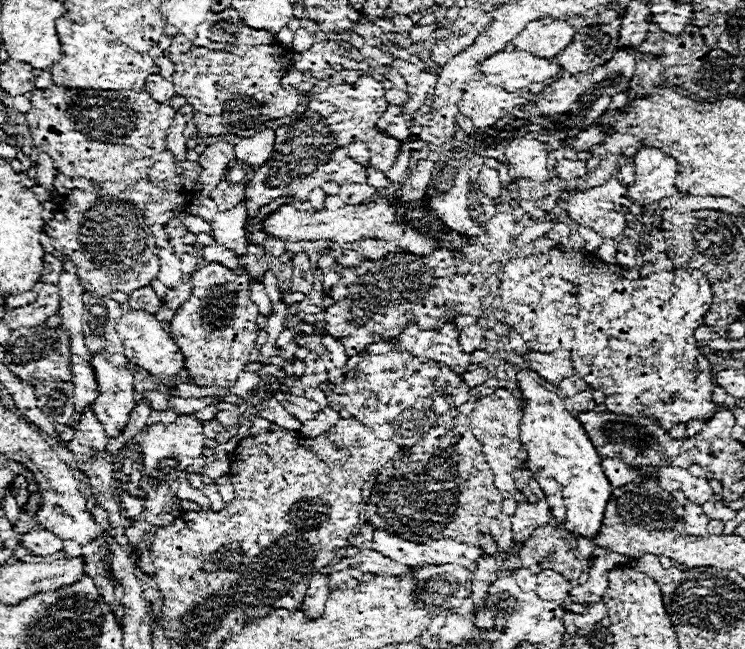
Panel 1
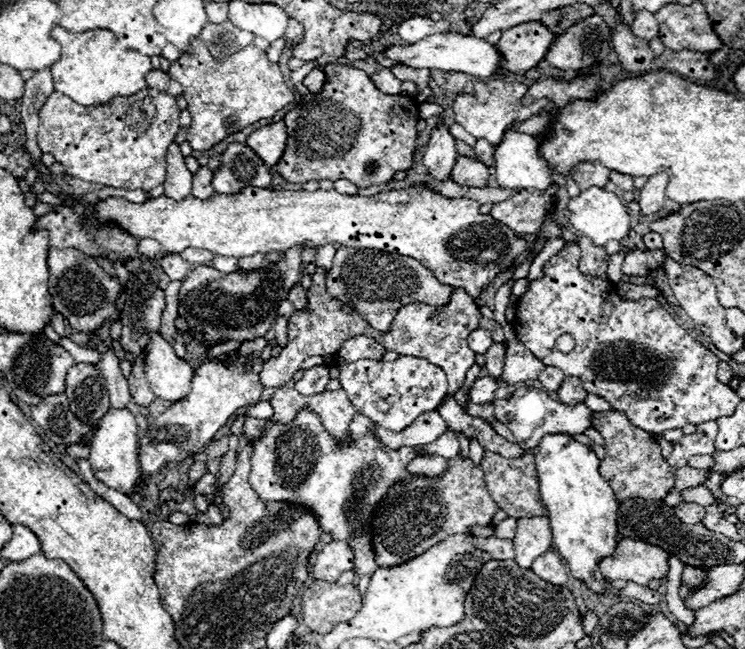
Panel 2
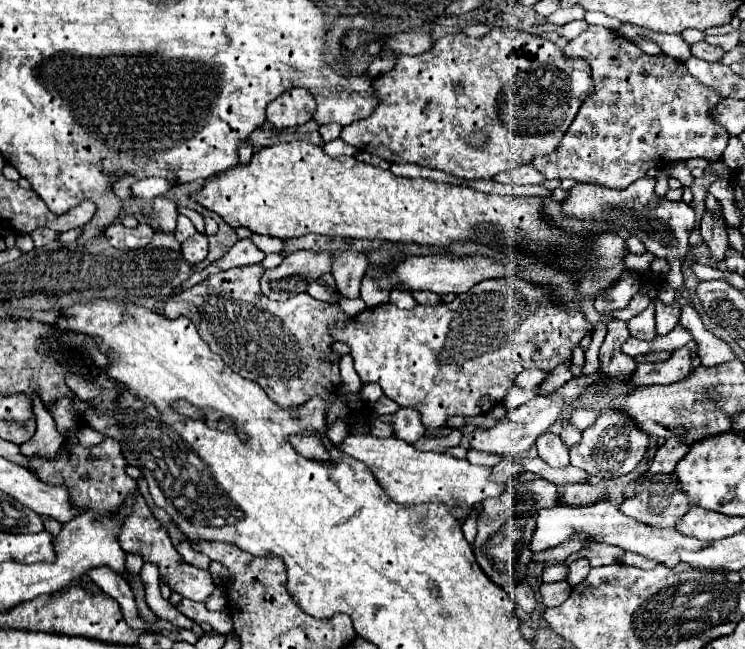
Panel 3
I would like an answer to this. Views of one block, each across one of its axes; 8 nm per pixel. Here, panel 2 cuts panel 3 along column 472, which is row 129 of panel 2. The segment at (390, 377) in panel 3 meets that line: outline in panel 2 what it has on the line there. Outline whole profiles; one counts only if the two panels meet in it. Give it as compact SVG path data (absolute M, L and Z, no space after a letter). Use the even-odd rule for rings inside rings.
M326 64L324 74L328 76L324 88L316 94L308 92L302 96L300 104L284 116L284 124L288 130L288 142L282 158L272 172L278 172L286 182L304 184L308 180L350 180L358 188L386 184L392 180L394 172L408 170L412 166L412 154L416 144L416 122L418 122L418 102L410 96L388 96L382 94L370 76L362 70L342 64ZM374 162L376 172L366 174L366 164Z

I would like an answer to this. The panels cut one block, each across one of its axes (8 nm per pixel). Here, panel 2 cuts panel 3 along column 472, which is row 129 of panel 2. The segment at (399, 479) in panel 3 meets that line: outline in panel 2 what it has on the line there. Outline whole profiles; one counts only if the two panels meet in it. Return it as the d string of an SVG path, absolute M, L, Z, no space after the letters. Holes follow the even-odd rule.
M486 80L474 82L474 94L458 94L454 100L454 118L456 124L464 126L468 134L474 138L486 138L490 144L498 144L502 134L516 122L524 122L546 107L550 101L547 98L536 100L529 106L522 106L522 98L528 86L522 82L502 82L502 80Z

